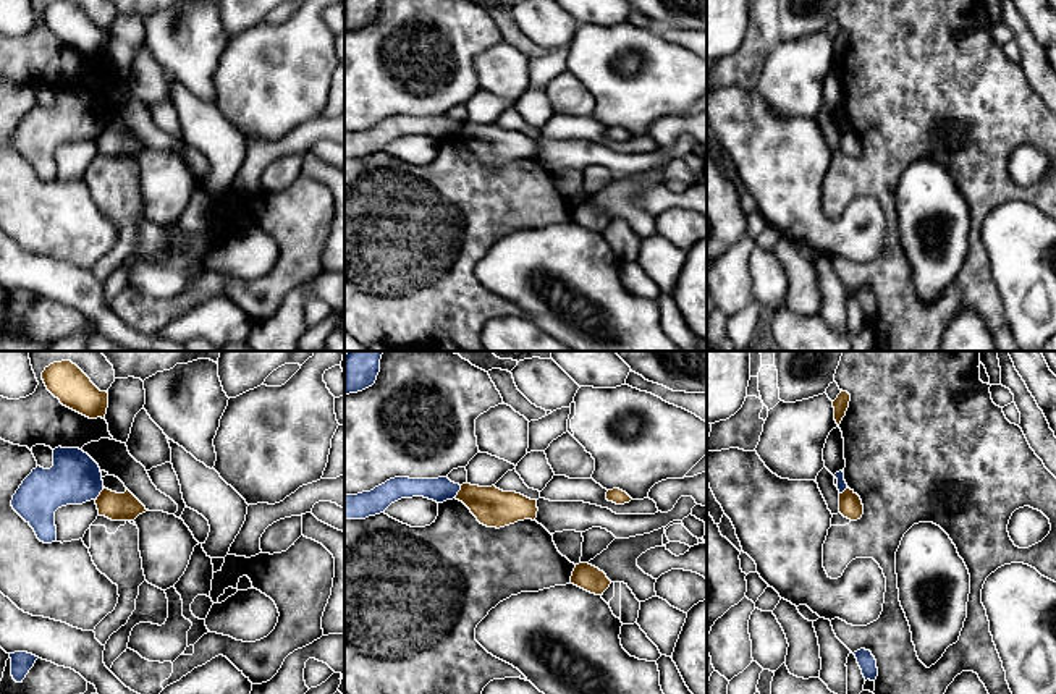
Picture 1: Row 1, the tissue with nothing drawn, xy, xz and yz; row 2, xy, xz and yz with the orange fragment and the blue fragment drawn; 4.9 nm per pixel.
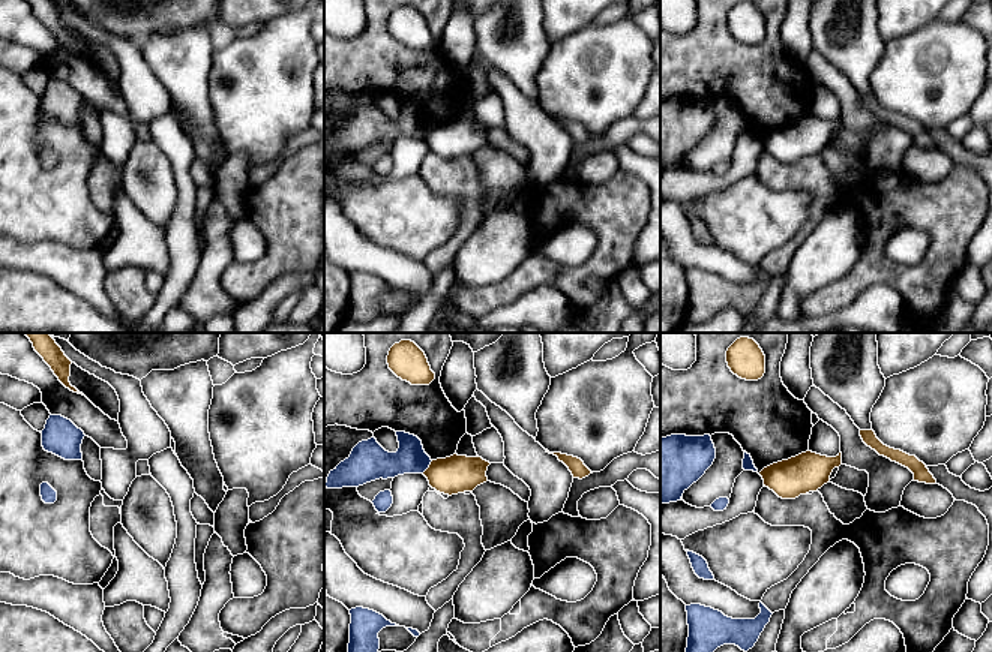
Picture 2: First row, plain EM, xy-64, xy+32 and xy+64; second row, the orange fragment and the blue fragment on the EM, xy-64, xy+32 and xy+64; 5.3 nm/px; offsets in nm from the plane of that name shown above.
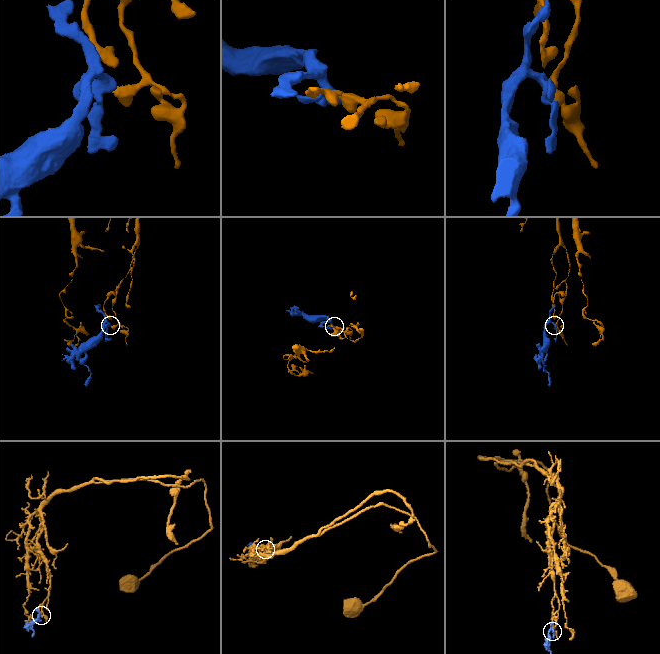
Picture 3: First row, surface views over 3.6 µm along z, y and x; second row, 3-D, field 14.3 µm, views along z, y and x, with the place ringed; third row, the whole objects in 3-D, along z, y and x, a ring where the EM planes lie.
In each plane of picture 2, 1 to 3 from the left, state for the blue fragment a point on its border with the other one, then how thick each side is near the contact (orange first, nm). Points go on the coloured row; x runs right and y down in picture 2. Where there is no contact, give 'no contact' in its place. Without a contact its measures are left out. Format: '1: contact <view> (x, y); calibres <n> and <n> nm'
1: no contact
2: contact xy+32 (429, 466); calibres 200 and 160 nm
3: no contact

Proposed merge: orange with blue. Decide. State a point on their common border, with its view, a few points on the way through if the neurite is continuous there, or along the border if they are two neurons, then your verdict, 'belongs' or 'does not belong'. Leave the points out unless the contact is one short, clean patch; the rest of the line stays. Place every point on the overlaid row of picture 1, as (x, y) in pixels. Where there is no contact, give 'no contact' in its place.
xy (101, 494) | along xy (104, 487), (96, 500) | does not belong

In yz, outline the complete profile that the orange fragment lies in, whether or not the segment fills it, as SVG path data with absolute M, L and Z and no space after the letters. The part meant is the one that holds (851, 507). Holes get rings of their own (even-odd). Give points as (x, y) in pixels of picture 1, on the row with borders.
M849 487L839 493L839 513L851 521L857 521L864 514L860 497Z

